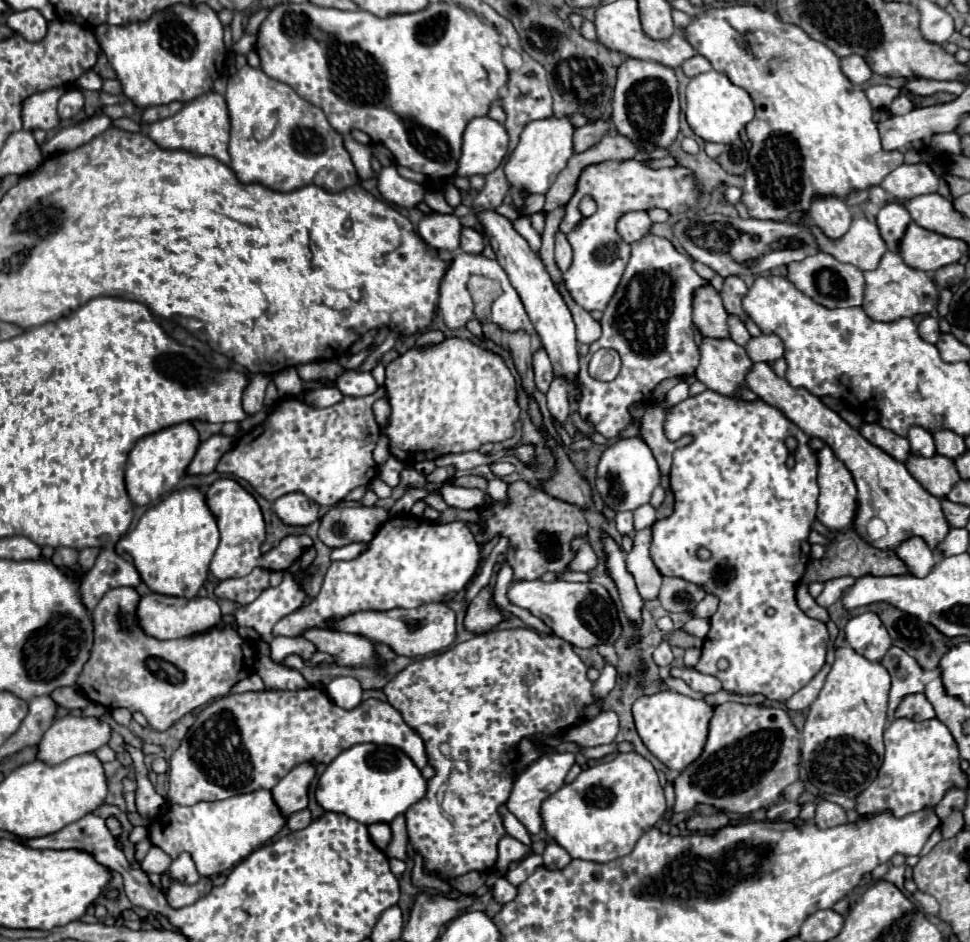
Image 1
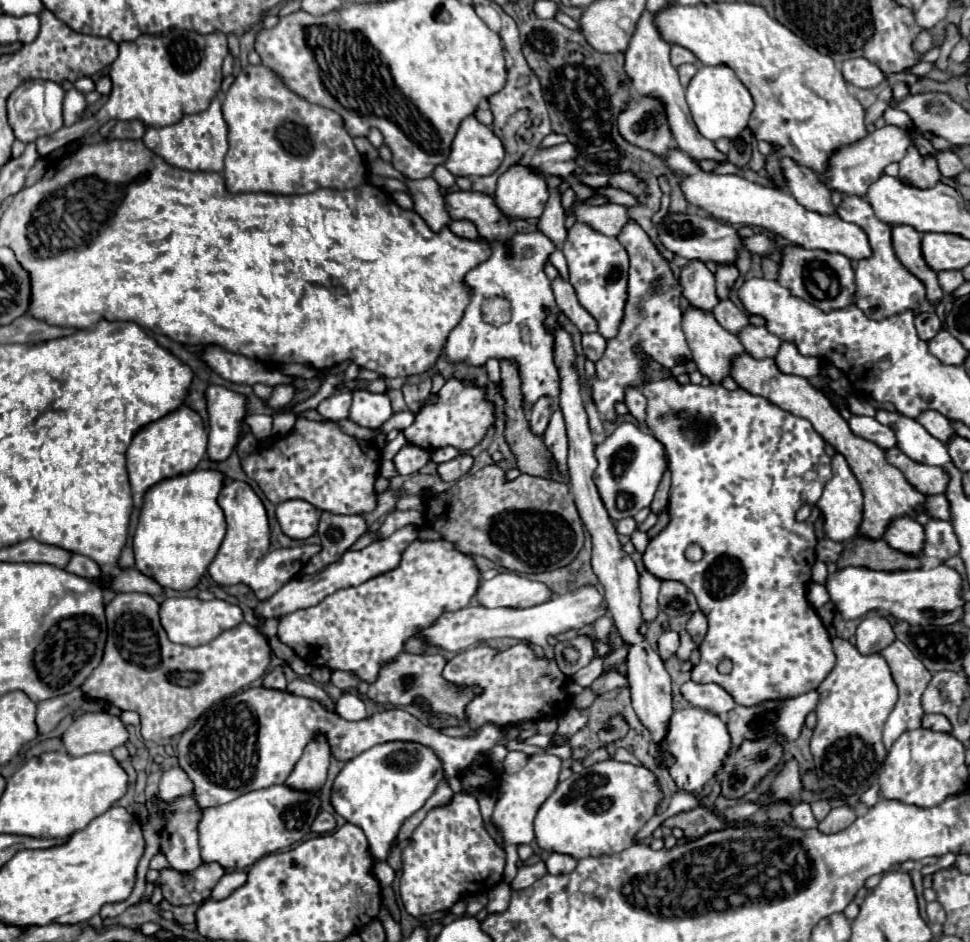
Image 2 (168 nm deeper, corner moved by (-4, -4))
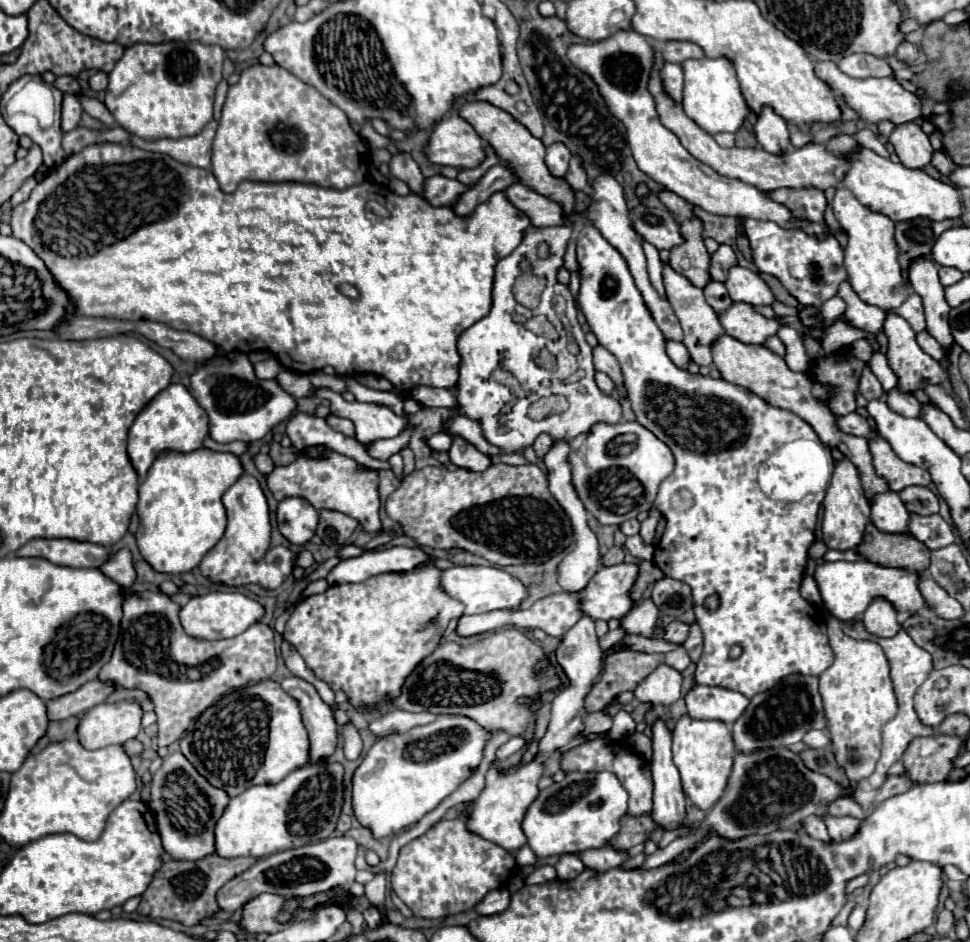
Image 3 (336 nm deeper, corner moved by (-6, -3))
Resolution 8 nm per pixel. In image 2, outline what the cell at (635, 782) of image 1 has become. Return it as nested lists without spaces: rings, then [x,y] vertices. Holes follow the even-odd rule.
[[[609,758],[557,784],[555,792],[541,804],[535,816],[535,840],[539,848],[549,852],[569,854],[575,860],[587,856],[609,856],[615,852],[623,852],[635,844],[637,832],[655,816],[661,802],[663,802],[663,788],[657,776],[647,766],[643,764],[635,766],[629,762],[617,762]]]

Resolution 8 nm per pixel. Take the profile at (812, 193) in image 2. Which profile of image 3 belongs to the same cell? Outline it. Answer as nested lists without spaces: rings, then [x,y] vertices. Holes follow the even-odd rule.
[[[763,107],[757,113],[757,123],[753,125],[753,131],[755,131],[759,145],[769,153],[783,155],[791,149],[787,123],[771,107]]]

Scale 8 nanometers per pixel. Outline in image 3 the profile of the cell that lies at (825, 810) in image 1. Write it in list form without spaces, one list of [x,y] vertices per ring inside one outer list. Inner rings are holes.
[[[827,815],[825,817],[825,825],[829,829],[831,839],[839,843],[839,841],[851,839],[859,831],[861,821],[855,819],[855,817],[831,817],[831,815]]]

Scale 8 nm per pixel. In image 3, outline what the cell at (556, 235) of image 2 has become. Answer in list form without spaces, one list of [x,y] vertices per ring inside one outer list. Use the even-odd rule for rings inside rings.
[[[553,143],[547,147],[545,163],[555,177],[563,177],[567,173],[569,159],[571,159],[571,151],[563,143]]]

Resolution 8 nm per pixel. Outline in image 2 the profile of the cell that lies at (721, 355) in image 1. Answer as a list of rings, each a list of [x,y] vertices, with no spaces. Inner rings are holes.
[[[689,306],[689,310],[683,314],[683,332],[685,332],[687,344],[693,352],[693,360],[697,364],[697,370],[703,376],[707,376],[713,384],[721,384],[723,378],[727,378],[731,374],[731,360],[735,356],[745,354],[745,348],[735,334],[727,332],[711,314],[701,312],[693,306]]]

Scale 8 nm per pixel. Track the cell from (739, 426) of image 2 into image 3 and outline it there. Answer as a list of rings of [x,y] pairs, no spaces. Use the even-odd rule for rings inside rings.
[[[585,225],[577,237],[577,261],[581,265],[581,291],[577,301],[587,317],[589,329],[599,345],[617,357],[637,421],[653,431],[675,455],[675,469],[661,483],[655,499],[655,507],[667,519],[667,527],[653,561],[667,577],[687,583],[693,591],[697,625],[703,631],[703,655],[697,663],[695,681],[699,685],[733,689],[751,699],[791,673],[821,675],[833,663],[825,619],[819,607],[809,605],[799,595],[799,583],[807,565],[807,549],[815,539],[813,531],[819,505],[833,473],[835,460],[831,447],[821,441],[817,443],[813,427],[801,417],[787,409],[767,405],[749,389],[699,373],[691,375],[687,369],[677,367],[665,353],[665,337],[635,287],[625,259],[593,225]],[[681,491],[689,491],[691,495],[677,495]],[[713,593],[719,595],[721,603],[715,611],[709,611],[703,607],[703,601]],[[735,643],[743,647],[743,655],[729,659],[729,649]]]

